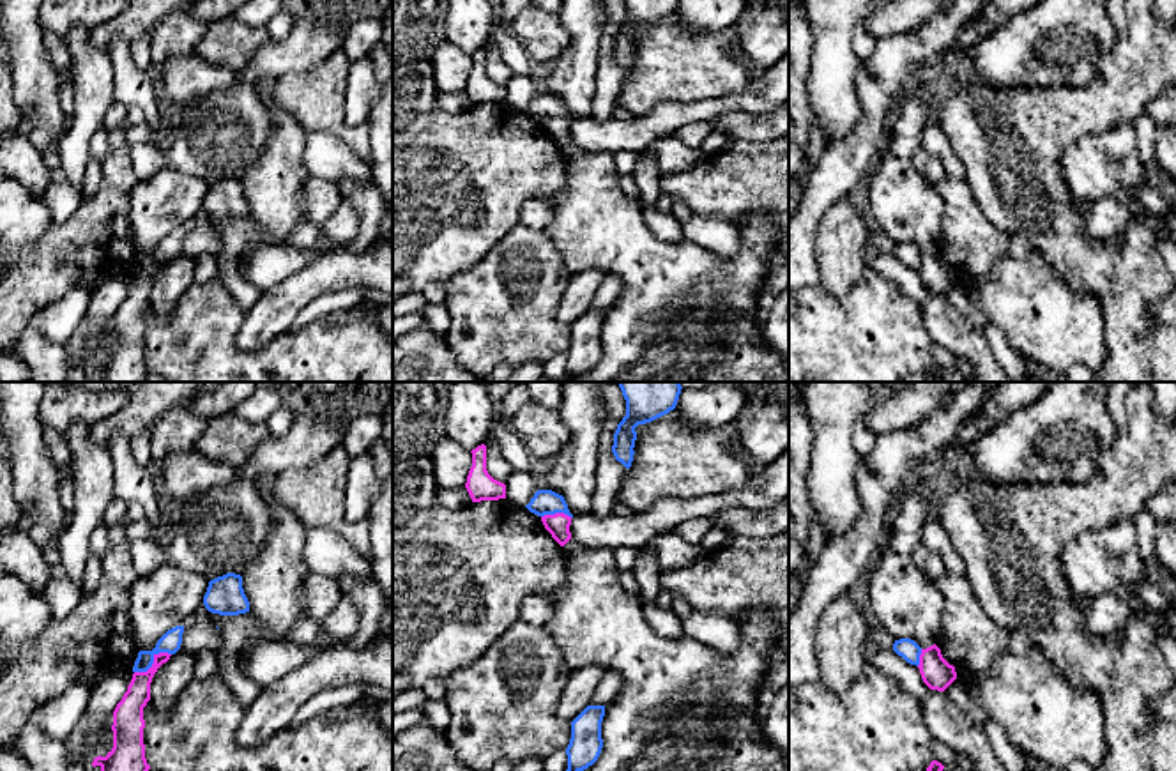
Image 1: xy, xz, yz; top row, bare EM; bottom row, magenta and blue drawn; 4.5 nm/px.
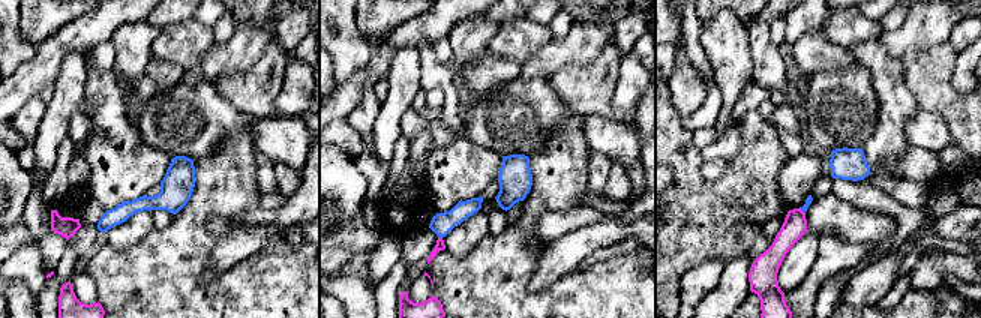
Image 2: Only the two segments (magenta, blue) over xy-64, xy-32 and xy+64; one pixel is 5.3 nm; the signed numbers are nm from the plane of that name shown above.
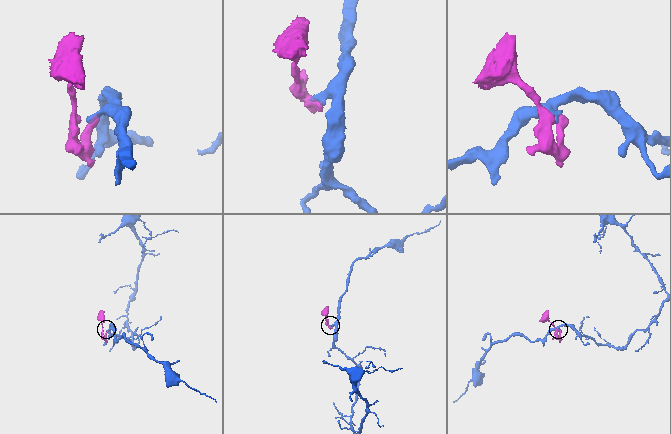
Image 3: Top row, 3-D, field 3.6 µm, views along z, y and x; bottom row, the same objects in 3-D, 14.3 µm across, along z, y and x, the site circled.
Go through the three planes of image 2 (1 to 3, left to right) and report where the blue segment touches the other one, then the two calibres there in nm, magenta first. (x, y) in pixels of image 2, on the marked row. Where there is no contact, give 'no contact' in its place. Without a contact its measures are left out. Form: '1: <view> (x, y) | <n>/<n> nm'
1: no contact
2: xy-32 (438, 237) | 50/120 nm
3: xy+64 (801, 210) | 130/40 nm

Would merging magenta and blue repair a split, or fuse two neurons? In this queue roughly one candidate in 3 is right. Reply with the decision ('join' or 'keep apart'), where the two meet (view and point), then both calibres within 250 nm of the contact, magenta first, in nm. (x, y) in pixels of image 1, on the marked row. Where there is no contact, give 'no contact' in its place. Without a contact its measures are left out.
keep apart | xy (154, 662) | 120/100 nm

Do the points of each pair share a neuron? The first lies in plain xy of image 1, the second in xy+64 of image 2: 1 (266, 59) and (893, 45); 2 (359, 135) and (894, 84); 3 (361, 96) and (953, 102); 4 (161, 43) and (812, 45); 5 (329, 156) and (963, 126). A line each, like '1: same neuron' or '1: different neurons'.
1: same neuron
2: different neurons
3: different neurons
4: different neurons
5: different neurons

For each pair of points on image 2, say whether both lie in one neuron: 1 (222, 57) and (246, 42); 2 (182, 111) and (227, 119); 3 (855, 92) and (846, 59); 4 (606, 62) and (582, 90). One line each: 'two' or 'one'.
1: one
2: one
3: two
4: one

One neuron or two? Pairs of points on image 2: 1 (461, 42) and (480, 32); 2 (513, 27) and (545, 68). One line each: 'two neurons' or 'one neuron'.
1: one neuron
2: two neurons

